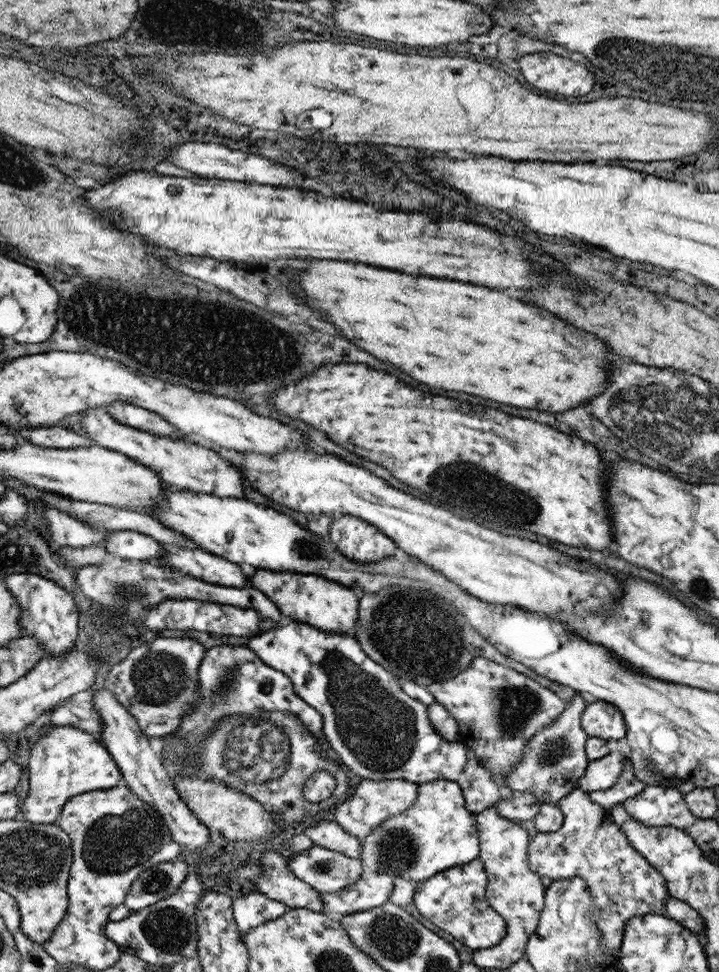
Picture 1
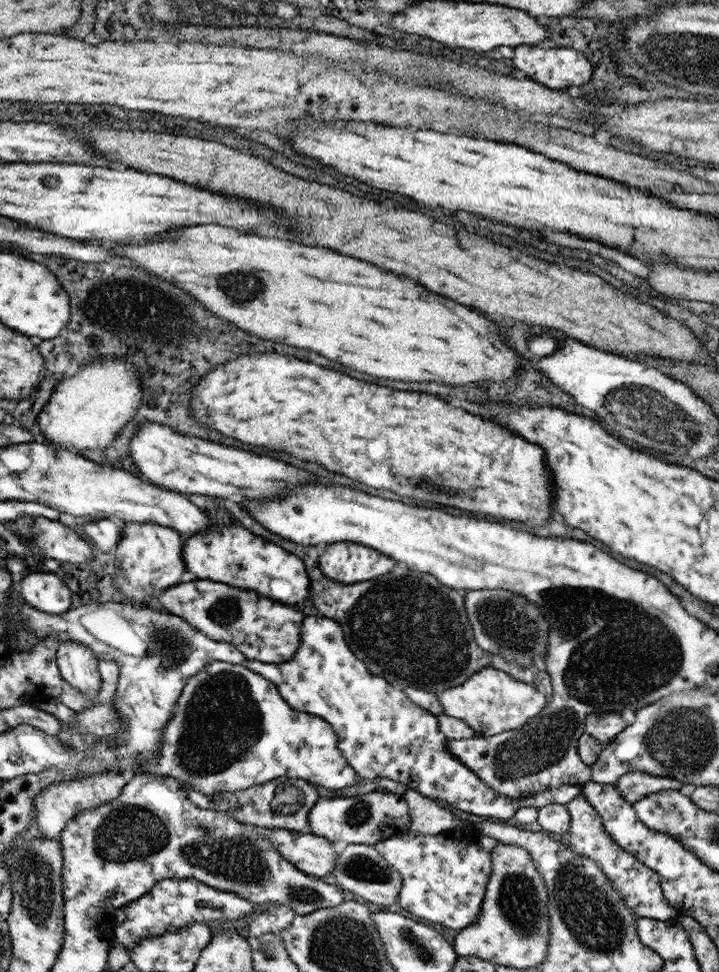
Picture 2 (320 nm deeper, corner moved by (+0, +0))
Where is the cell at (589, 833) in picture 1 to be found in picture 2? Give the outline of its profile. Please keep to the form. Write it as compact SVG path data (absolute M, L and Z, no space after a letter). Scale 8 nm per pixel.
M581 794L569 800L564 806L568 809L571 818L568 828L570 838L565 846L571 852L591 857L596 862L597 868L611 882L611 886L619 893L621 900L624 900L625 906L632 910L635 917L660 921L675 919L678 914L662 895L657 872L637 862L633 856L613 843L613 839L605 833L605 828L601 825L601 817L597 815L596 809L593 809L593 806Z

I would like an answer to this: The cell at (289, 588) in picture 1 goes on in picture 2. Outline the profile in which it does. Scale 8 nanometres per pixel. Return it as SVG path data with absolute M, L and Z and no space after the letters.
M224 525L181 539L181 556L184 559L185 570L195 574L199 580L230 584L235 588L249 589L266 597L273 596L269 588L271 580L285 580L287 584L291 584L292 594L287 596L283 604L290 606L307 600L311 592L311 581L308 580L307 569L300 557L287 552L280 545L253 536L246 528Z

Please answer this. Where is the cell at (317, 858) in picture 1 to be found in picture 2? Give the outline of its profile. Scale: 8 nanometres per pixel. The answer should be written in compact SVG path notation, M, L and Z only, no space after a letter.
M365 844L339 845L336 855L338 858L333 867L333 873L328 878L321 878L322 881L327 881L340 890L348 890L351 894L357 894L373 908L385 909L396 904L401 888L400 874L376 852L373 846Z

